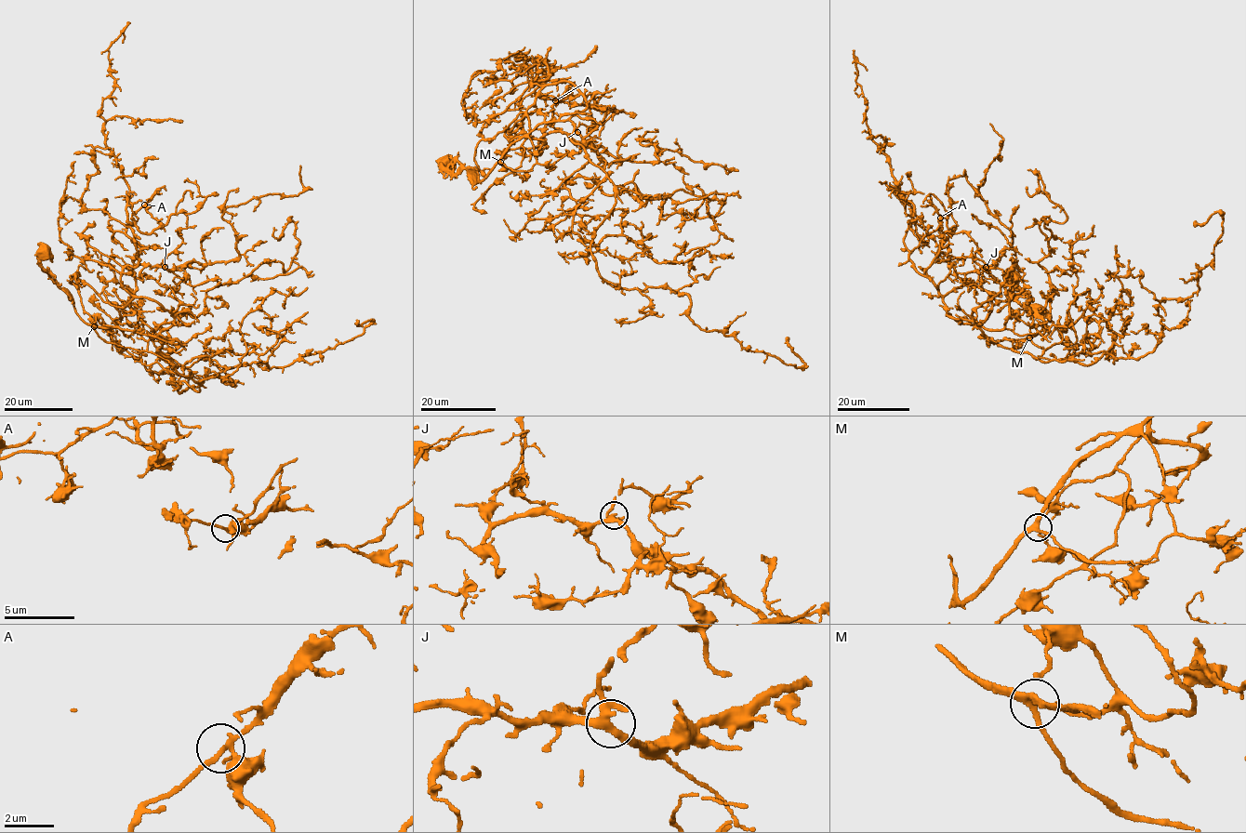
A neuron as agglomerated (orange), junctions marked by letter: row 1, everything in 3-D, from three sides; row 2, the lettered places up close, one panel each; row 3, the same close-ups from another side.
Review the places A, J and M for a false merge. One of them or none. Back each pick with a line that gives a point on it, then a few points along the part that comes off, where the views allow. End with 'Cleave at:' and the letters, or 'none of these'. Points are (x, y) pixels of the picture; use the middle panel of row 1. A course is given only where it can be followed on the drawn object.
Cleave at: none of these

